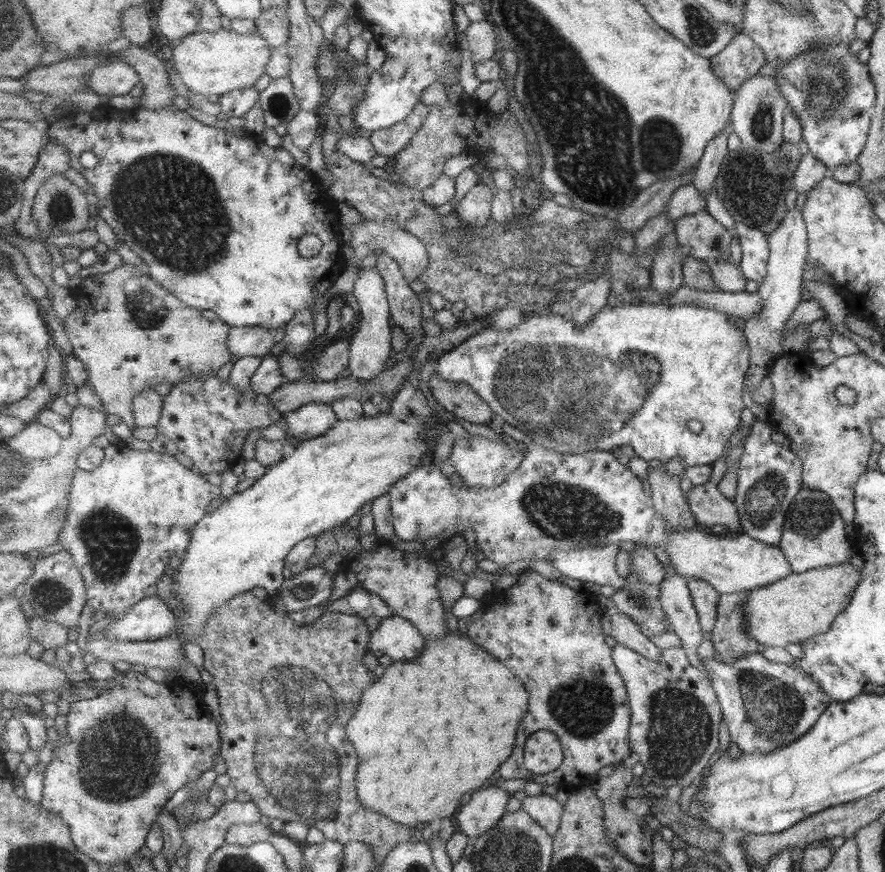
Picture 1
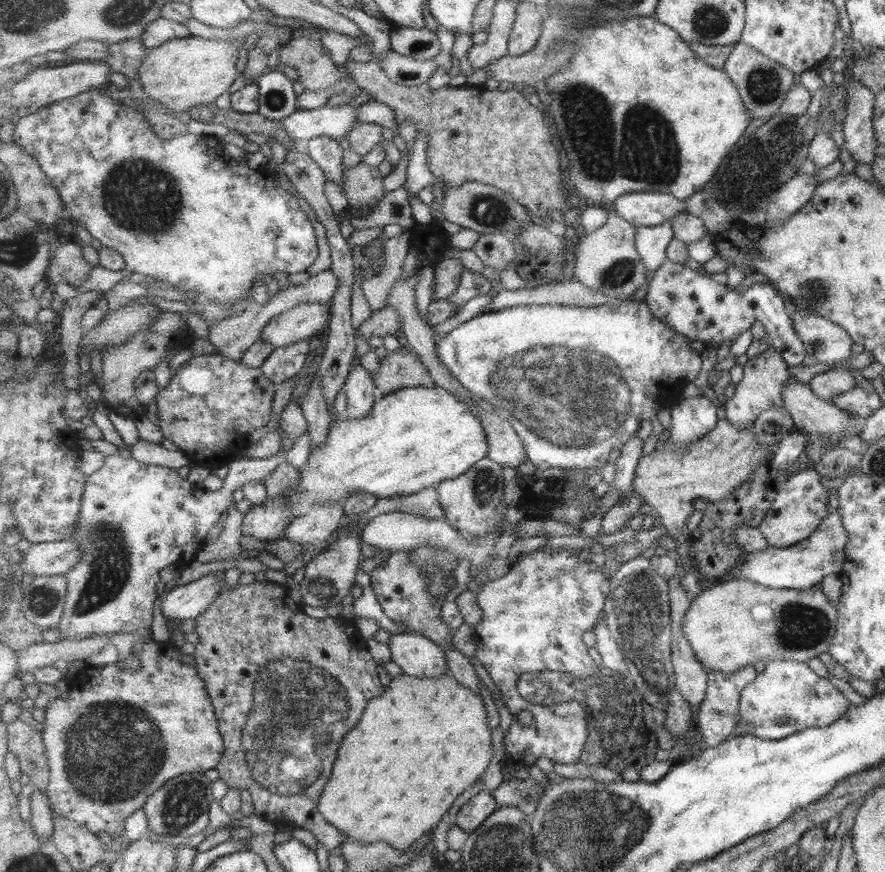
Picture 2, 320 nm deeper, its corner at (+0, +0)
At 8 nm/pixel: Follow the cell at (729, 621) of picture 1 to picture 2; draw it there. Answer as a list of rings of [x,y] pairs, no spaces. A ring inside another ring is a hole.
[[[752,665],[741,667],[735,673],[725,674],[720,670],[708,671],[708,689],[705,700],[696,709],[696,724],[704,736],[704,747],[717,747],[728,741],[733,728],[740,720],[740,693],[756,677]]]

